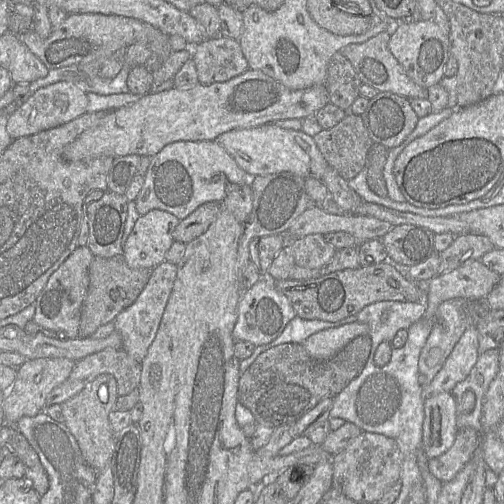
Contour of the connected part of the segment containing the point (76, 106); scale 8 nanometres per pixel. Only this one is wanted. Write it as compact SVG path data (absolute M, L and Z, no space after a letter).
M61 81L35 91L8 116L6 130L12 139L30 136L66 124L87 113L87 93L71 82Z

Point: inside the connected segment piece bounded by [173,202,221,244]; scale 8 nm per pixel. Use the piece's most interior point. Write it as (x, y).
(195, 224)

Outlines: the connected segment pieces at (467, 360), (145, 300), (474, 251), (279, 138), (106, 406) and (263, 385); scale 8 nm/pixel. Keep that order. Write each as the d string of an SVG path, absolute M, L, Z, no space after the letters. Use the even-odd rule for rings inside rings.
M468 326L443 367L426 387L426 397L442 392L452 392L454 386L469 375L479 355L477 328Z
M164 260L152 269L150 278L135 302L121 311L114 320L115 332L122 338L122 350L141 363L152 344L174 287L177 266Z
M472 233L457 235L450 246L440 253L437 274L446 274L464 264L480 260L492 249L494 249L493 244L485 236Z
M274 124L234 129L214 140L249 176L265 176L279 172L291 172L303 178L322 178L328 163L320 153L312 137L302 130L283 129Z
M102 374L89 382L78 394L61 404L63 423L76 440L84 461L97 472L110 463L116 446L116 436L112 431L108 416L114 410L117 398L115 378L109 374ZM103 384L108 387L107 403L101 403L97 395L98 389Z
M362 335L329 359L311 357L301 343L284 343L262 352L238 381L238 402L250 410L256 423L272 428L294 424L325 398L338 395L365 367L372 341Z

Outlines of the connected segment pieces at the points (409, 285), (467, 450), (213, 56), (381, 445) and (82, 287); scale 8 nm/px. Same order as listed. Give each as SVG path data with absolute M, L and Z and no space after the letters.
M386 260L367 267L335 271L304 280L277 280L274 287L290 301L296 315L305 320L338 322L356 316L365 306L381 301L425 303L426 283L414 283Z
M471 427L459 429L452 447L441 456L428 460L431 474L442 483L451 481L472 458L480 438L480 433Z
M219 35L190 48L199 84L226 82L249 68L238 40Z
M362 432L340 453L331 459L333 467L332 487L355 502L377 503L384 492L400 479L401 454L395 440L381 434Z
M87 246L77 247L50 276L35 305L33 321L39 326L62 332L65 339L79 337L81 308L89 287L89 267L94 255Z

